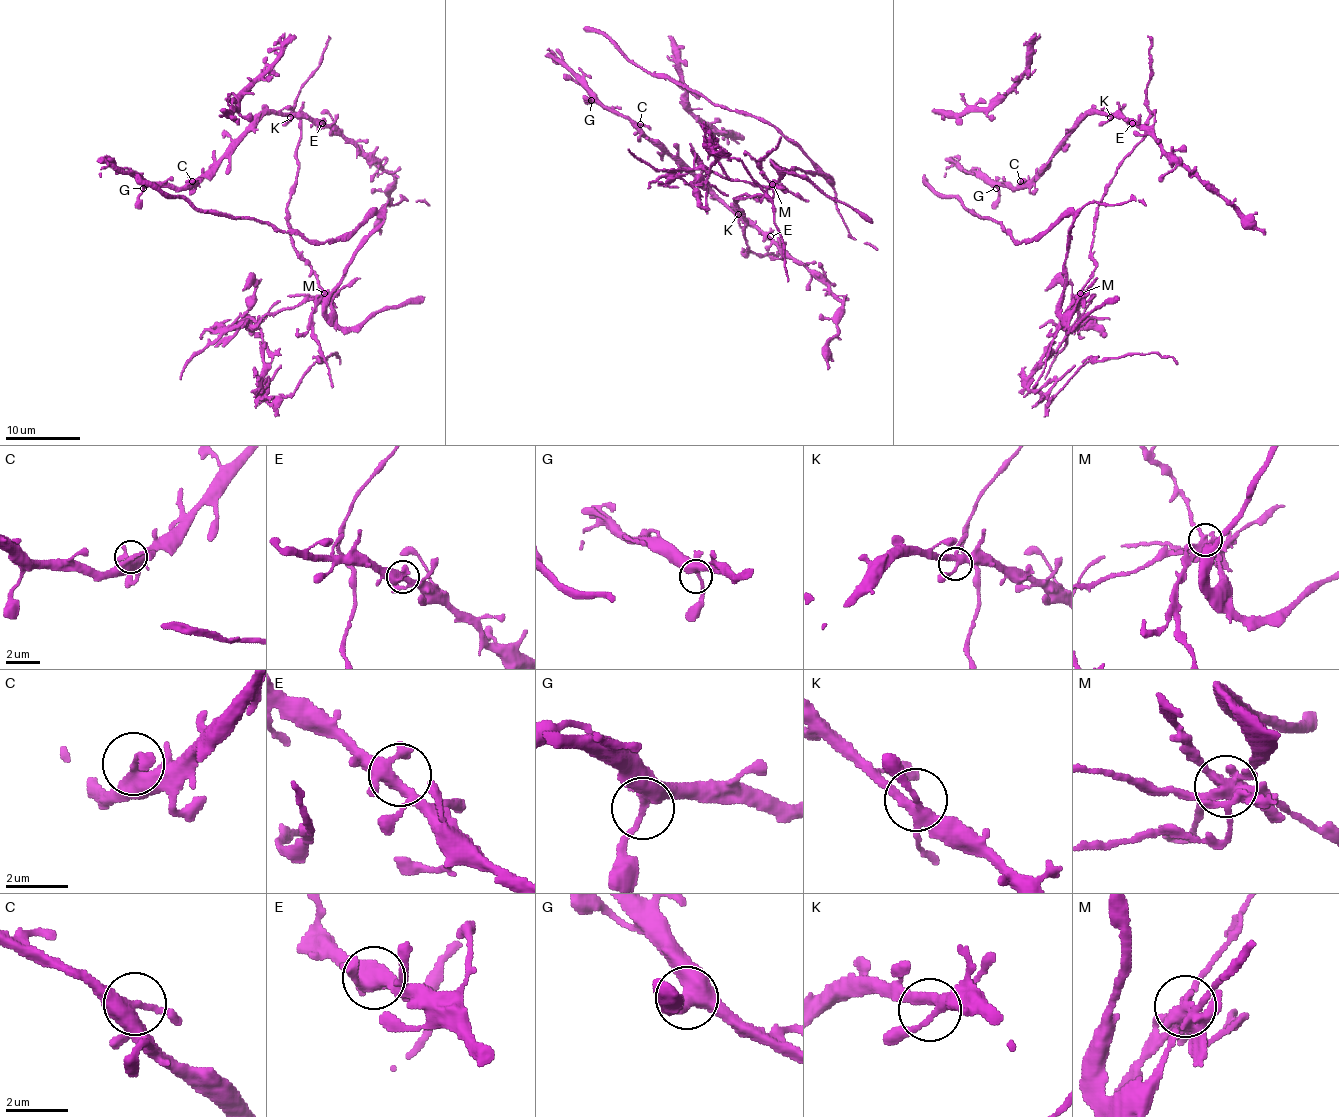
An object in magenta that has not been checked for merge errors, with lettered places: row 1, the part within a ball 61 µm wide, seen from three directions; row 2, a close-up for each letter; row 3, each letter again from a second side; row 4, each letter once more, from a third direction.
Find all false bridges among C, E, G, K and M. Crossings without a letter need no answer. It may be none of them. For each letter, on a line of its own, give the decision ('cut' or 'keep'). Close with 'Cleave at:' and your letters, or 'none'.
C: keep
E: keep
G: keep
K: keep
M: cut
Cleave at: M

